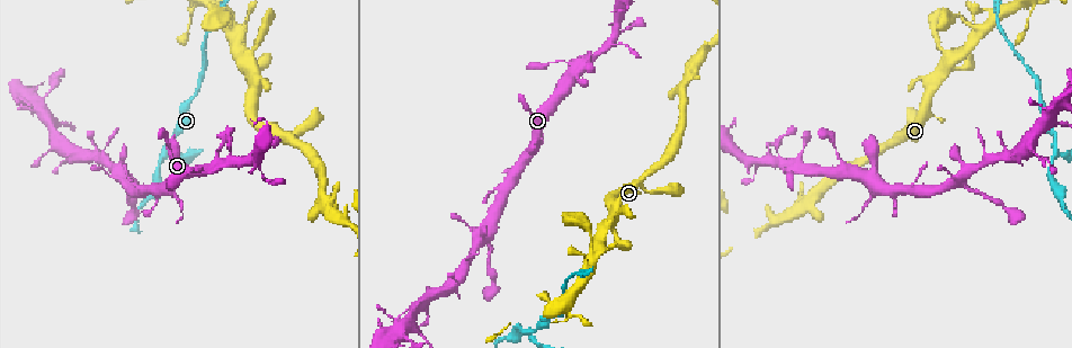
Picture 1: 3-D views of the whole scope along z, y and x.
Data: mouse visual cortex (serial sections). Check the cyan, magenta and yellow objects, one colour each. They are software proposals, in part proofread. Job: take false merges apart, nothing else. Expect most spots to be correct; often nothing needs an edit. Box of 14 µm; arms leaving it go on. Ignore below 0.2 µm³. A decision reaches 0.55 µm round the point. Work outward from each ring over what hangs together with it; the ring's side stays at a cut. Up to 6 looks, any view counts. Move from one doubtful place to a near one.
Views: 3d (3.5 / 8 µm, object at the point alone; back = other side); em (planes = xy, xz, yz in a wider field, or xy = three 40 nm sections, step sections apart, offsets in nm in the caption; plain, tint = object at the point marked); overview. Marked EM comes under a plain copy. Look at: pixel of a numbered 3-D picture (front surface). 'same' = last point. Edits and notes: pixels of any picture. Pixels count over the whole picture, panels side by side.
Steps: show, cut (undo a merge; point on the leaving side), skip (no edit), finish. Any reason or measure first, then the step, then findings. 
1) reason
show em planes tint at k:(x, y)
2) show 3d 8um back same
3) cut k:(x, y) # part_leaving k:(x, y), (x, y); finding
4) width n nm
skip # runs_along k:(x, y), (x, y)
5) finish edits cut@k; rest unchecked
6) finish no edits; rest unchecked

narrows sharply
show 3d 3.5um at 1:(1040, 92)

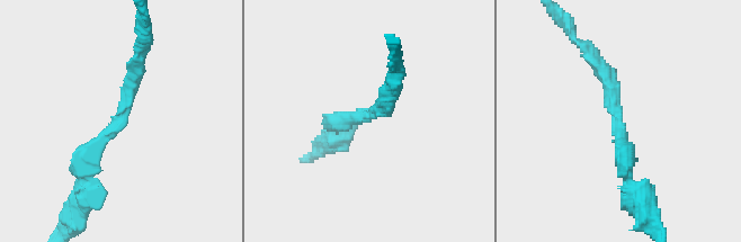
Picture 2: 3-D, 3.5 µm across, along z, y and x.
arm_widths 200, 200 nm; now the EM
show em xy step 5 tint at 2:(118, 122)

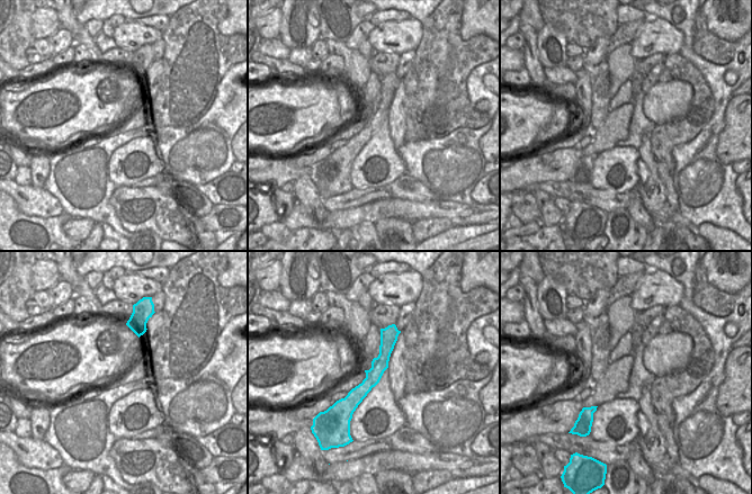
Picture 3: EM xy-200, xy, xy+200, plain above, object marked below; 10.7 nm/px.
skip # runs_along 3:(392, 332), (346, 416); one cell here

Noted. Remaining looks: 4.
show 3d 3.5um at 1:(299, 135)

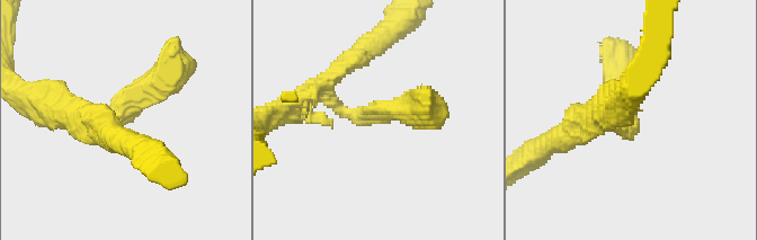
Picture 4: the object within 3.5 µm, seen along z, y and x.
now the EM
show em xy step 1 tint at 4:(368, 114)

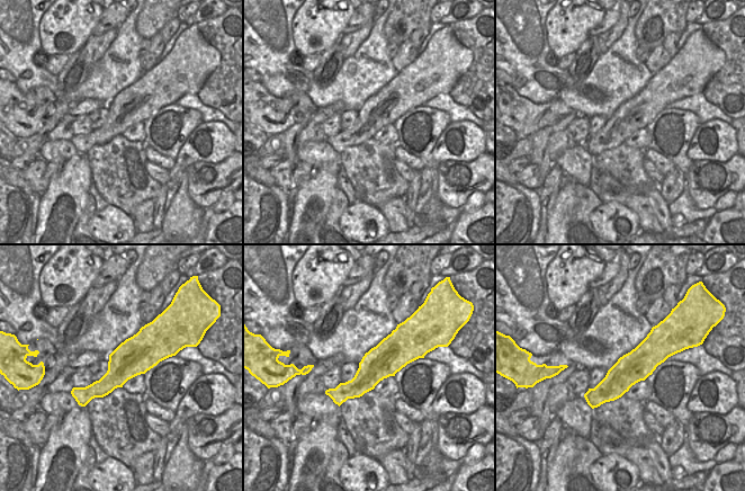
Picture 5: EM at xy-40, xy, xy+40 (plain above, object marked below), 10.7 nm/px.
width 380 nm
skip # runs_along 4:(62, 117), (100, 131), (172, 64); one cell here

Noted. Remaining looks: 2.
show 3d 3.5um at 1:(945, 67)

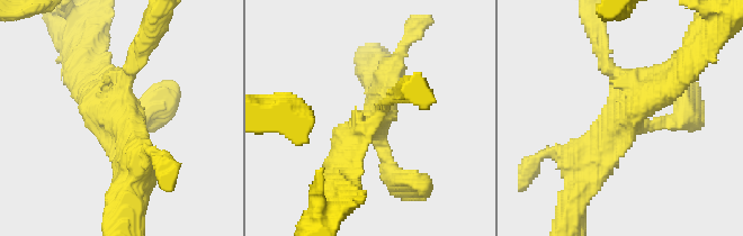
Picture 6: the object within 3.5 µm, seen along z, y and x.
shape alone is not enough
show em planes tint at 6:(115, 116)

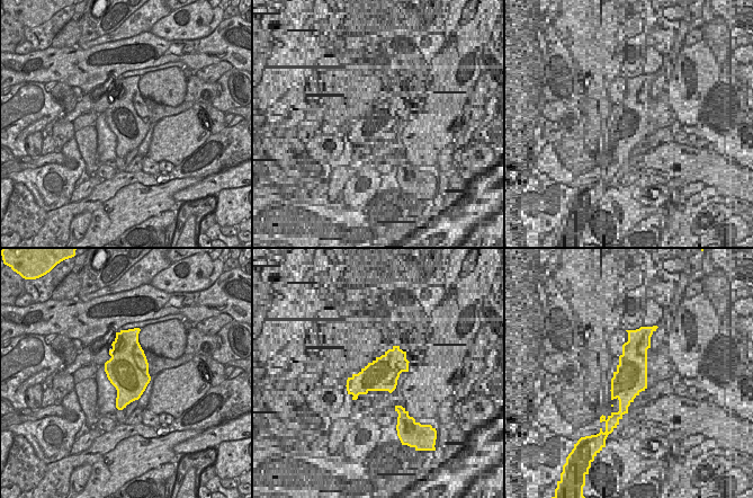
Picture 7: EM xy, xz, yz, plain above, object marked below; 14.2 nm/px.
skip # runs_along 6:(585, 176), (634, 107), (678, 80); continuous, no second cell

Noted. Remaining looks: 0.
finish no edits; rest unchecked

